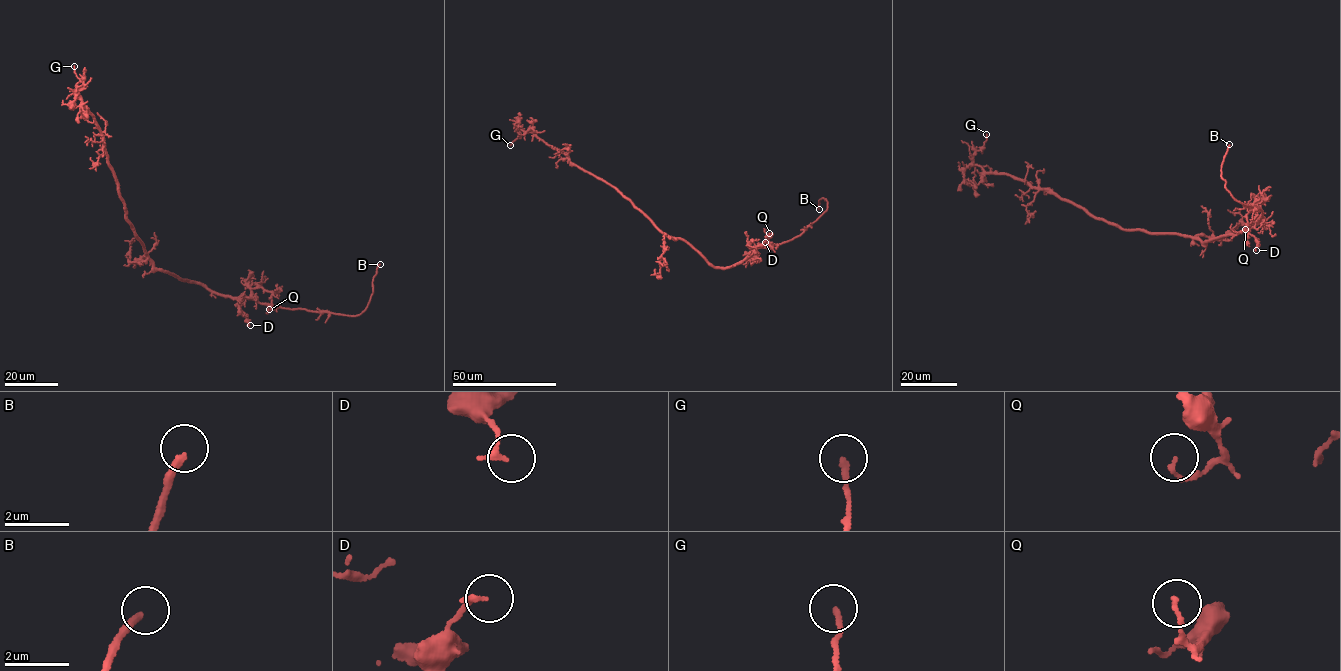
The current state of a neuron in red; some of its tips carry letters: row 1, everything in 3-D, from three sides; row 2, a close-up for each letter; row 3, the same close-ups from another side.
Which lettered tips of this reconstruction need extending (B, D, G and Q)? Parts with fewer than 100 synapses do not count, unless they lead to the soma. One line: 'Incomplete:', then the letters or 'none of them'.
Incomplete: B

